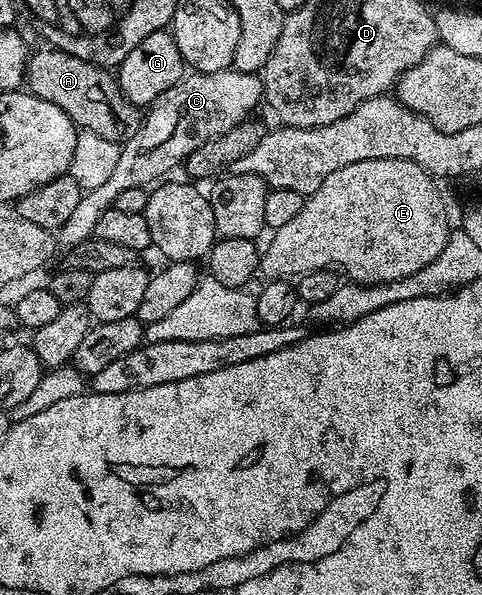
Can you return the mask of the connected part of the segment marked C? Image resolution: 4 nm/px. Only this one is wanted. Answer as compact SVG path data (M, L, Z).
M232 68L218 70L217 73L188 72L183 79L161 93L160 97L154 99L144 114L142 123L136 133L126 140L121 146L117 159L116 168L112 175L100 186L100 188L84 192L81 201L77 203L75 212L65 221L65 225L57 232L58 244L65 249L75 247L94 236L97 221L101 213L114 206L119 193L125 189L149 187L162 180L171 169L179 166L186 160L189 153L200 148L205 141L228 132L237 124L244 122L248 115L257 105L262 102L263 82L262 78L254 72L236 71Z

